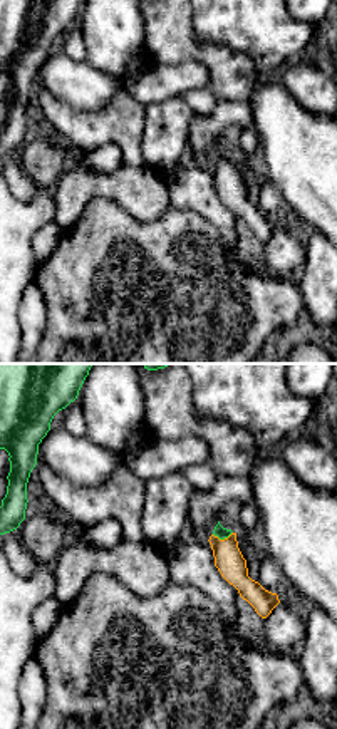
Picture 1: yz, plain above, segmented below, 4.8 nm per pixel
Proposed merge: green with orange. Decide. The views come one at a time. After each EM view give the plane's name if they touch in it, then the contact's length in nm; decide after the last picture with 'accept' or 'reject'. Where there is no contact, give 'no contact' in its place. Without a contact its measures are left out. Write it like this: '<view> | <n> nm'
yz | 100 nm

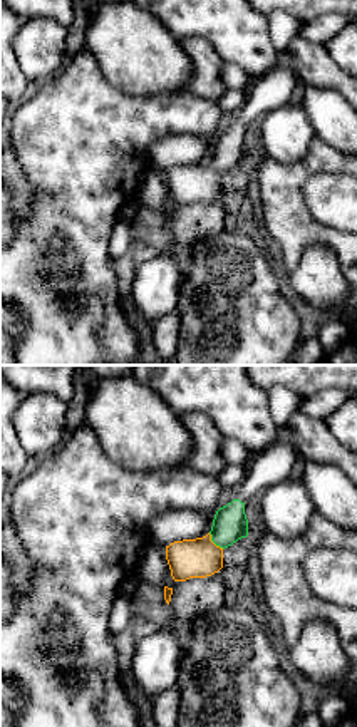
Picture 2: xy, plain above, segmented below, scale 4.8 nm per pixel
xy | 110 nm

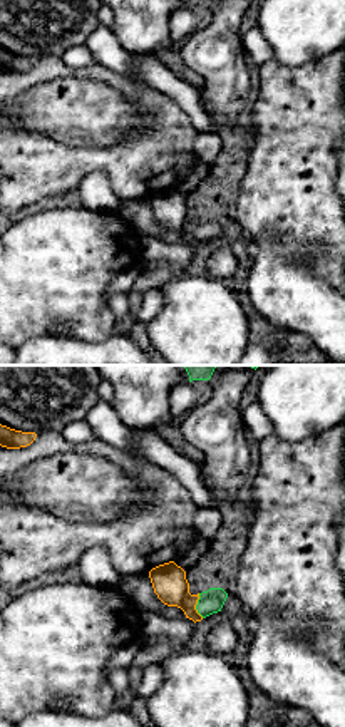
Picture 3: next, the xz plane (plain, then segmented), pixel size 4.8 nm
xz | 120 nm

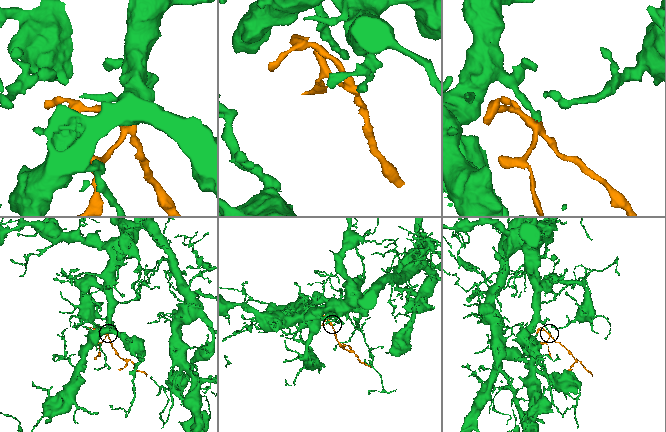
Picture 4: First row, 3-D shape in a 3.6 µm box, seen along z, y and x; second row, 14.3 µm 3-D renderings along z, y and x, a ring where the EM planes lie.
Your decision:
accept

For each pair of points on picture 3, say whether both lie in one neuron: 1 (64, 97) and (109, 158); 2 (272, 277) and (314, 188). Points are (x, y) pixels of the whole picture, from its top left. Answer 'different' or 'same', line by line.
1: different
2: different

